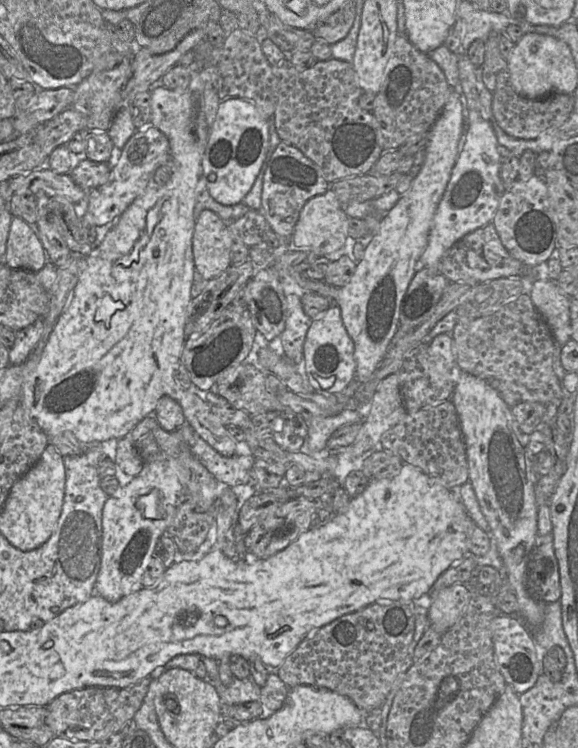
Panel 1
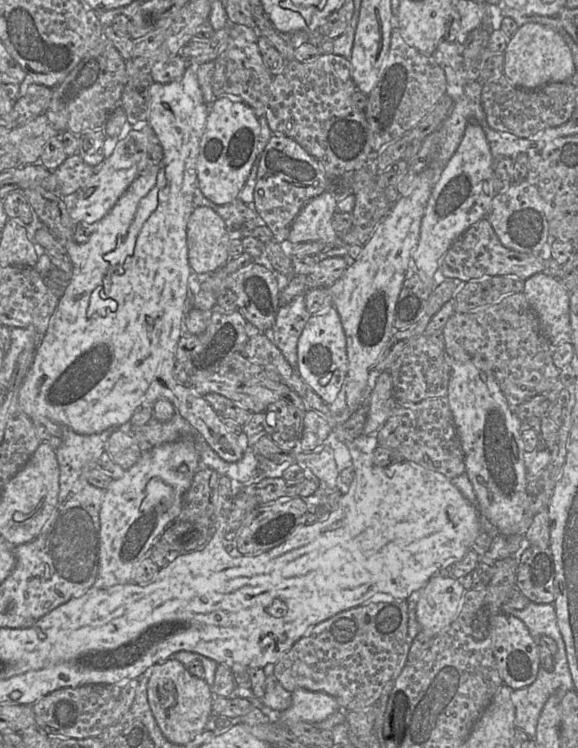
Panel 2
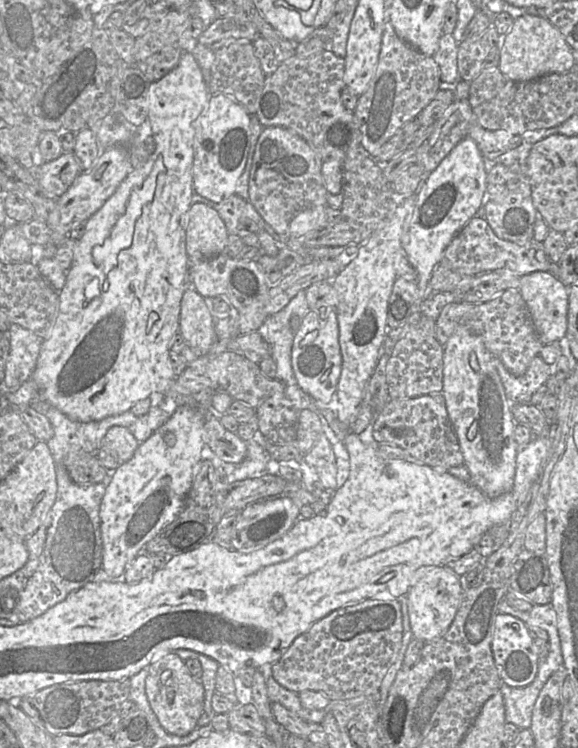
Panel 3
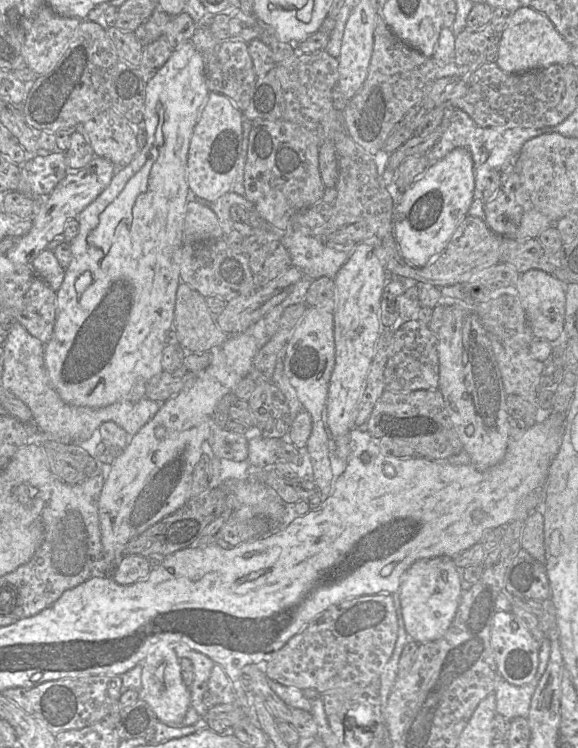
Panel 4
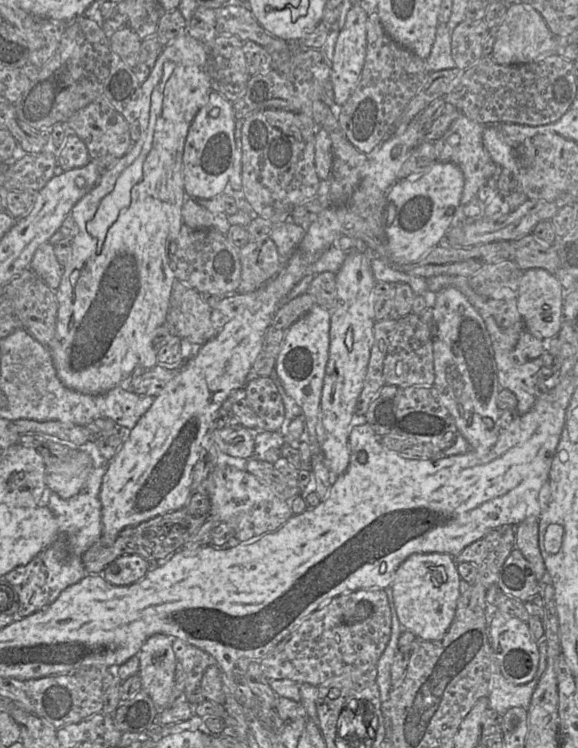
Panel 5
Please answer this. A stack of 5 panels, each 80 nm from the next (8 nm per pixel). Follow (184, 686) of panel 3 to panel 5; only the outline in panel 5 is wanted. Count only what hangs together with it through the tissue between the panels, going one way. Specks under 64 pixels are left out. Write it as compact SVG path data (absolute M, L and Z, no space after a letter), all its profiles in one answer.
M154 634L138 653L142 689L150 696L158 711L171 704L175 685L176 658L171 636Z

